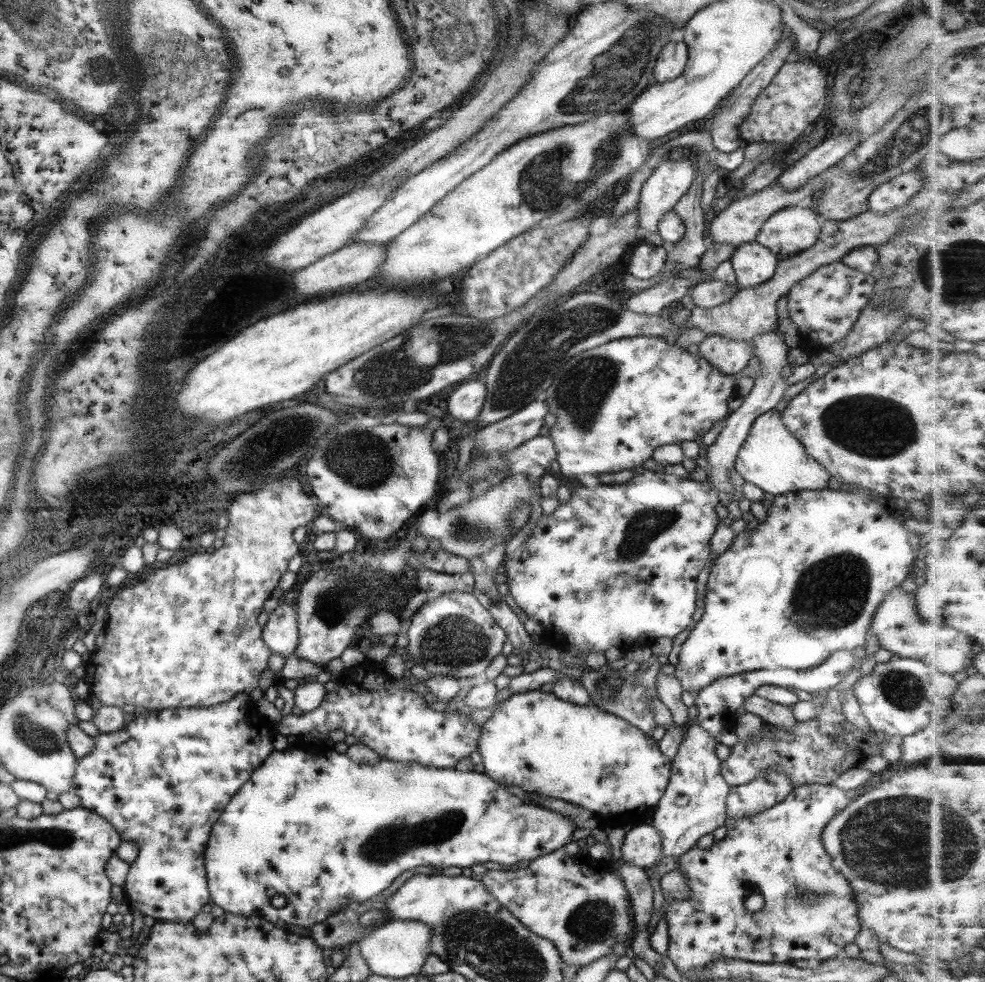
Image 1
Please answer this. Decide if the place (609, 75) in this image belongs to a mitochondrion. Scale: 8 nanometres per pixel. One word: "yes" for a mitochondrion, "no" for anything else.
yes

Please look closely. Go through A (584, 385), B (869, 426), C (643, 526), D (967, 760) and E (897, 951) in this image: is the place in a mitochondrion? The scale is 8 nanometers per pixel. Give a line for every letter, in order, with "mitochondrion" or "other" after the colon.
A: mitochondrion
B: mitochondrion
C: mitochondrion
D: other
E: other

